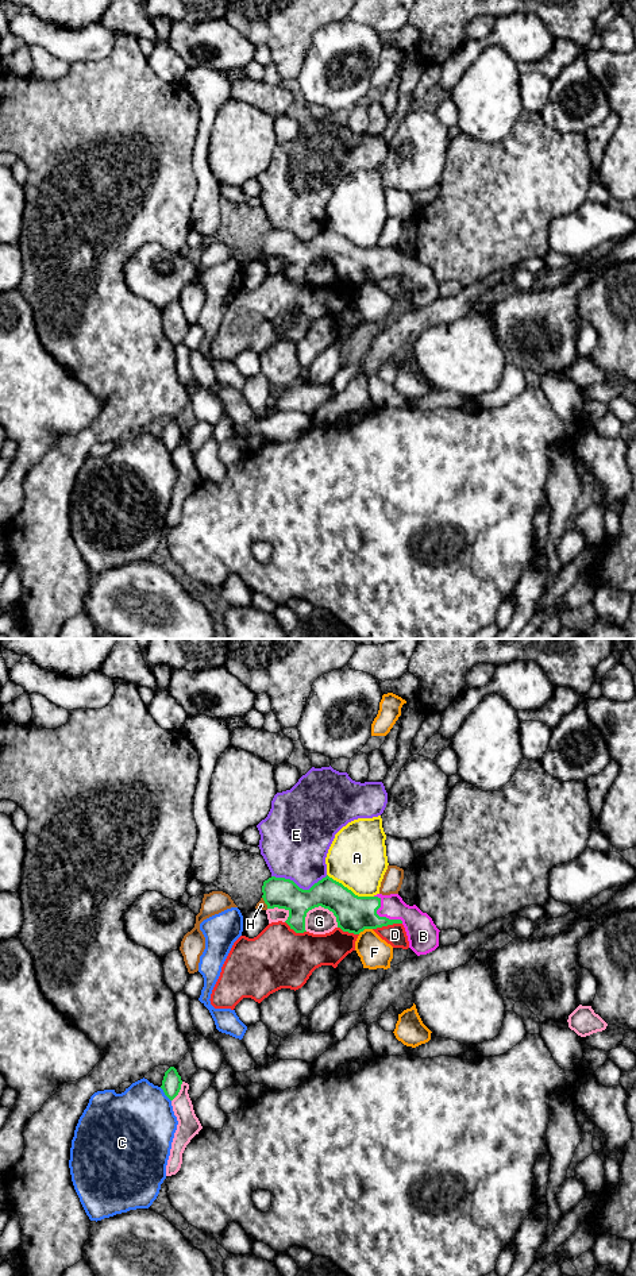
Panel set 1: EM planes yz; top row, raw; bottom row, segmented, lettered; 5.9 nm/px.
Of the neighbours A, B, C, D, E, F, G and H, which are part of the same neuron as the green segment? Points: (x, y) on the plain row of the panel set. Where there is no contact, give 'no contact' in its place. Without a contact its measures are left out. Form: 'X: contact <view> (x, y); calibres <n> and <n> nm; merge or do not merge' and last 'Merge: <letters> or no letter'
A: contact yz (350, 242); calibres 220 and 360 nm; do not merge
B: contact yz (381, 269); calibres 220 and 180 nm; merge
C: contact yz (165, 446); calibres 120 and 440 nm; do not merge
D: contact yz (386, 277); calibres 220 and 130 nm; do not merge
E: contact yz (299, 239); calibres 180 and 400 nm; do not merge
F: contact yz (365, 280); calibres 220 and 190 nm; do not merge
G: contact yz (326, 259); calibres 220 and 160 nm; do not merge
H: contact yz (265, 254); calibres 180 and 50 nm; do not merge
Merge: B

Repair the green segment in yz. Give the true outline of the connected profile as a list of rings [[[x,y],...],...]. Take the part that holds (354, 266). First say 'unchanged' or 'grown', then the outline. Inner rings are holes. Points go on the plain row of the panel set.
grown; [[[328,227],[315,235],[309,242],[300,240],[293,232],[271,228],[263,234],[262,250],[267,261],[285,261],[289,269],[285,273],[296,285],[304,285],[307,265],[315,259],[324,259],[336,269],[338,280],[343,284],[359,286],[365,281],[377,281],[393,275],[402,275],[408,288],[409,300],[417,307],[427,307],[439,298],[439,281],[432,270],[416,257],[406,257],[398,246],[358,248],[342,235]]]

